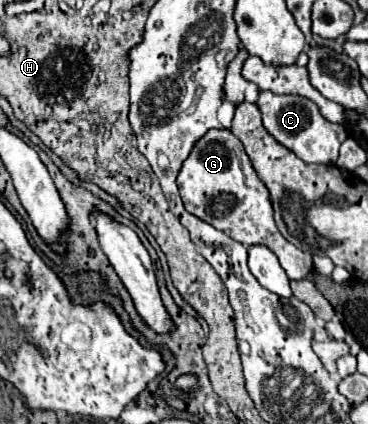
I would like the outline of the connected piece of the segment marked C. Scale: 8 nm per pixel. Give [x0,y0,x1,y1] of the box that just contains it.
[257,92,349,164]

